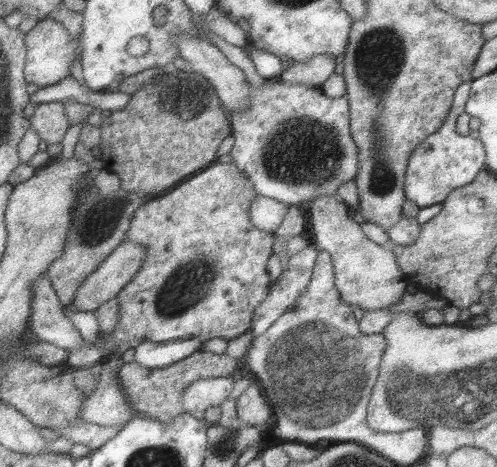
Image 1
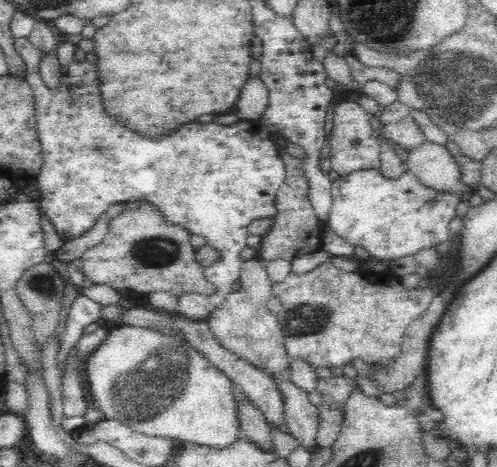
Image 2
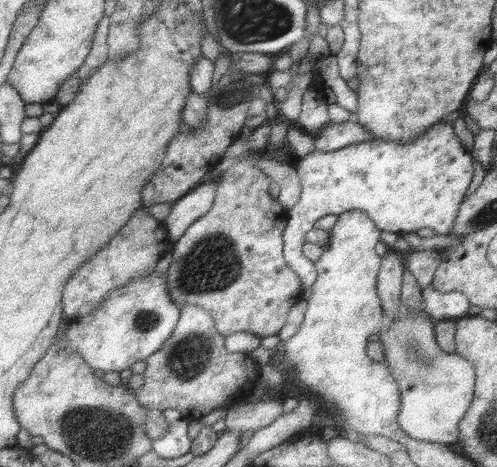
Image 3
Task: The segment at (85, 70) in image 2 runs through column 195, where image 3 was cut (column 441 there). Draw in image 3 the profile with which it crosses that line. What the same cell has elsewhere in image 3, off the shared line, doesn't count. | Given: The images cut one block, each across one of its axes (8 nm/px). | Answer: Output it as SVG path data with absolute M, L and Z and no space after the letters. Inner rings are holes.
M439 122L429 128L429 132L421 134L417 140L409 144L391 144L385 140L365 140L357 144L343 146L333 152L311 152L305 158L299 158L295 164L297 176L301 180L301 198L289 210L289 220L283 230L283 258L287 266L299 276L301 292L309 290L317 280L317 270L311 260L303 254L305 234L315 226L315 222L323 216L341 216L345 212L365 212L375 228L381 232L395 232L407 234L417 232L421 228L431 228L435 236L445 236L451 232L453 222L457 218L459 206L467 196L469 184L473 180L473 156L467 152L465 146L455 138L453 122ZM427 286L421 290L421 310L425 310L429 316L441 320L457 320L463 318L467 308L471 306L467 296L463 294L441 294L433 286Z

